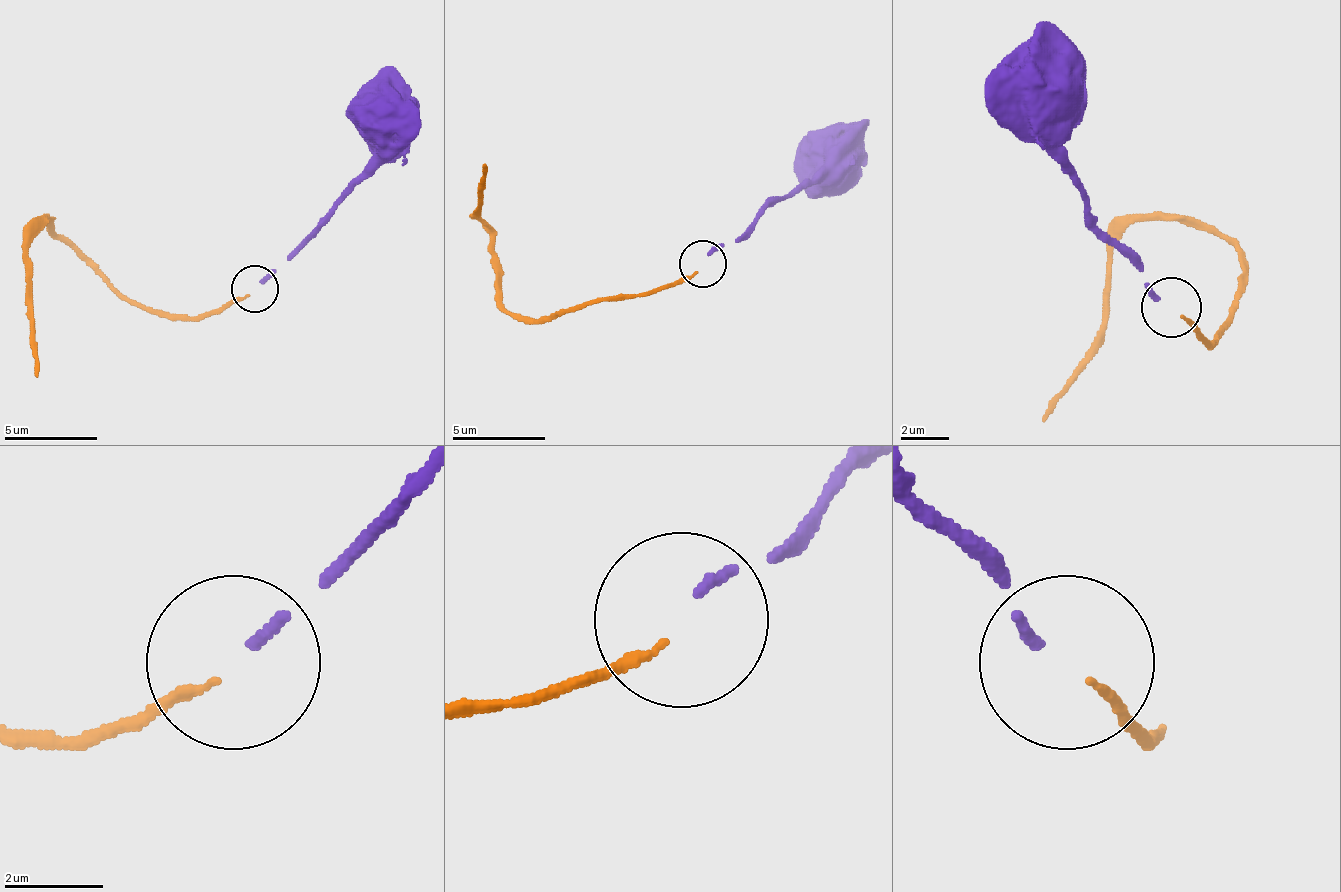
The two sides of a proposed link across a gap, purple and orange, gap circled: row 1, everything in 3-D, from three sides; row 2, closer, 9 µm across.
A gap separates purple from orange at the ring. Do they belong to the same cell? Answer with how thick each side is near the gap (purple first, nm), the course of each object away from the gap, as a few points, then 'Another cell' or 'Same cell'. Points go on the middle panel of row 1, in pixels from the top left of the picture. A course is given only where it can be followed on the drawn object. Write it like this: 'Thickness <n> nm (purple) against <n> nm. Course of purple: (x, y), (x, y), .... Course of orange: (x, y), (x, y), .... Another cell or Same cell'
Thickness 220 nm (purple) against 170 nm. Course of purple: (708, 254), (778, 198), (821, 175), (816, 170), (825, 165). Course of orange: (699, 273), (652, 292), (601, 296), (521, 320), (502, 301), (493, 273), (493, 236), (474, 212), (484, 165). Same cell

